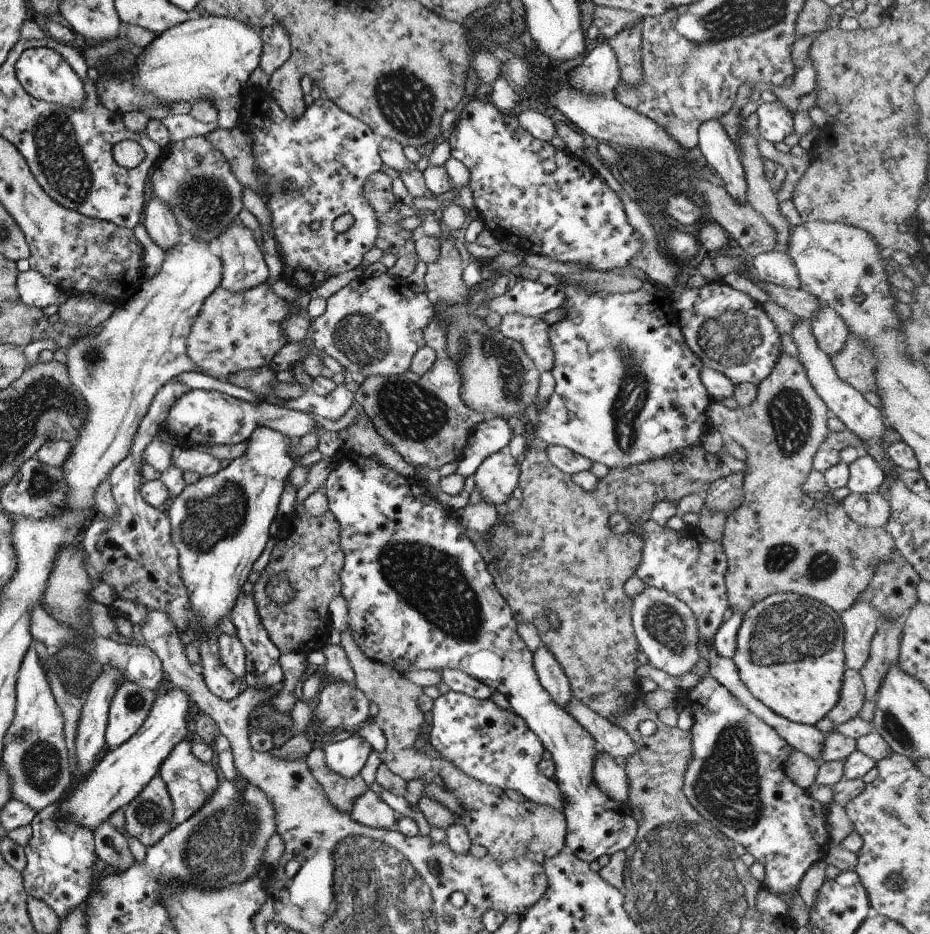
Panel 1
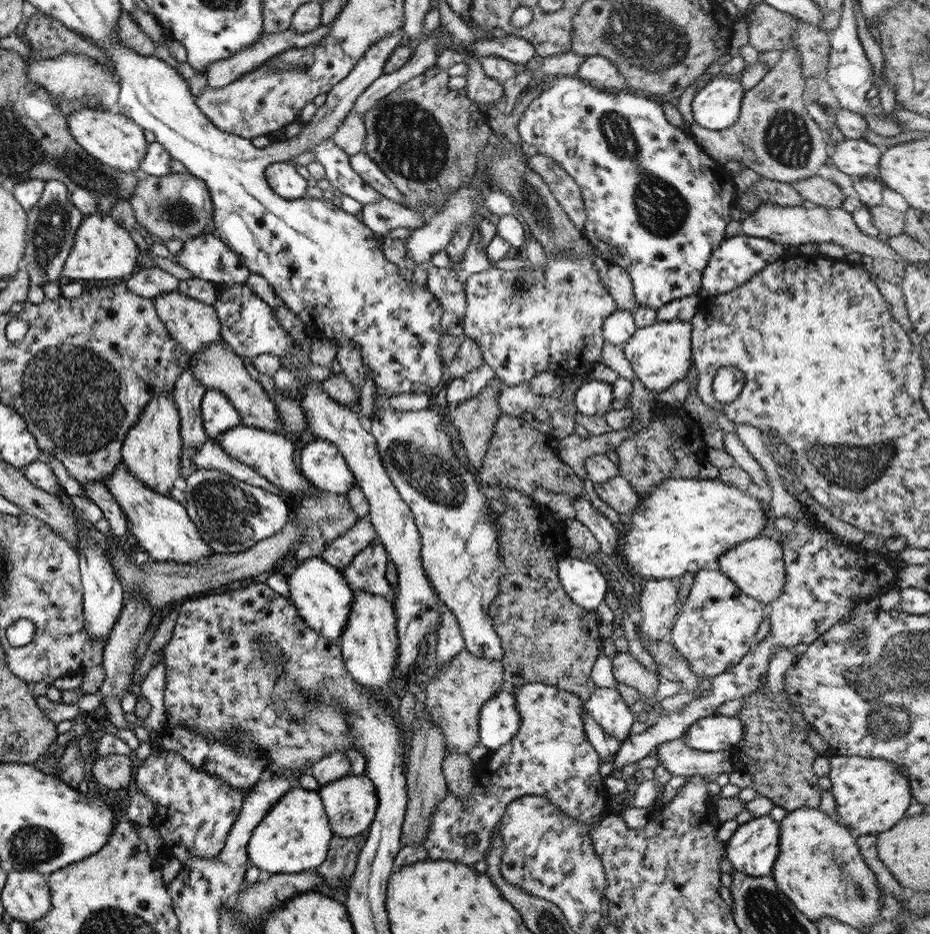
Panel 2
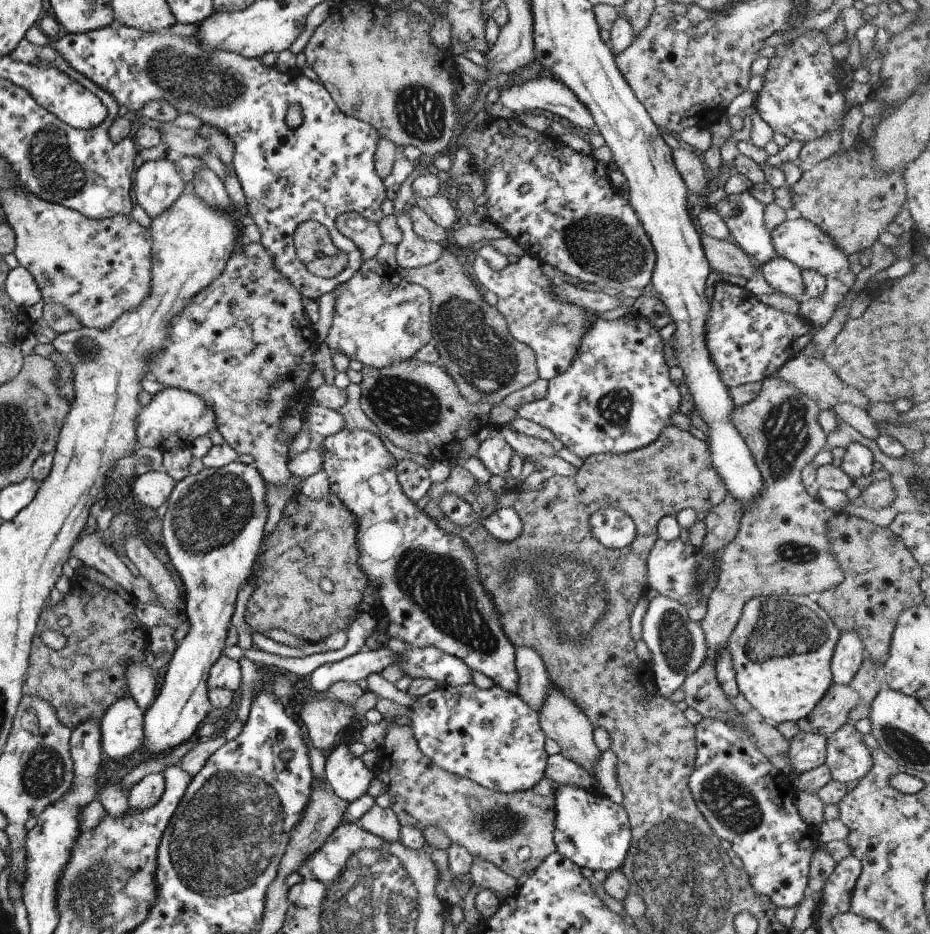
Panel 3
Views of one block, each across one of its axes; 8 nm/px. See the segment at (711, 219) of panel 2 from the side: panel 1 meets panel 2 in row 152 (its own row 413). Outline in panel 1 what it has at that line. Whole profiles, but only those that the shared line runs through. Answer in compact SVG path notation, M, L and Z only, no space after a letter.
M523 263L519 264L514 272L521 279L535 281L546 287L557 287L560 291L563 291L564 301L561 308L565 310L563 318L548 326L548 339L552 350L552 367L549 372L554 378L554 392L548 398L546 406L537 412L539 426L534 429L533 426L528 425L526 432L510 438L507 447L515 462L519 463L522 459L526 444L531 437L539 439L540 442L544 443L544 446L559 444L577 455L588 458L592 462L601 463L608 469L626 469L629 465L662 459L693 447L701 446L699 436L711 430L706 410L713 400L711 400L703 383L700 381L702 362L687 348L683 340L678 327L678 320L676 319L677 314L670 306L668 288L659 286L653 292L637 289L627 293L604 293L601 291L588 293L581 285L562 283L559 275L551 274L545 270L534 269Z

